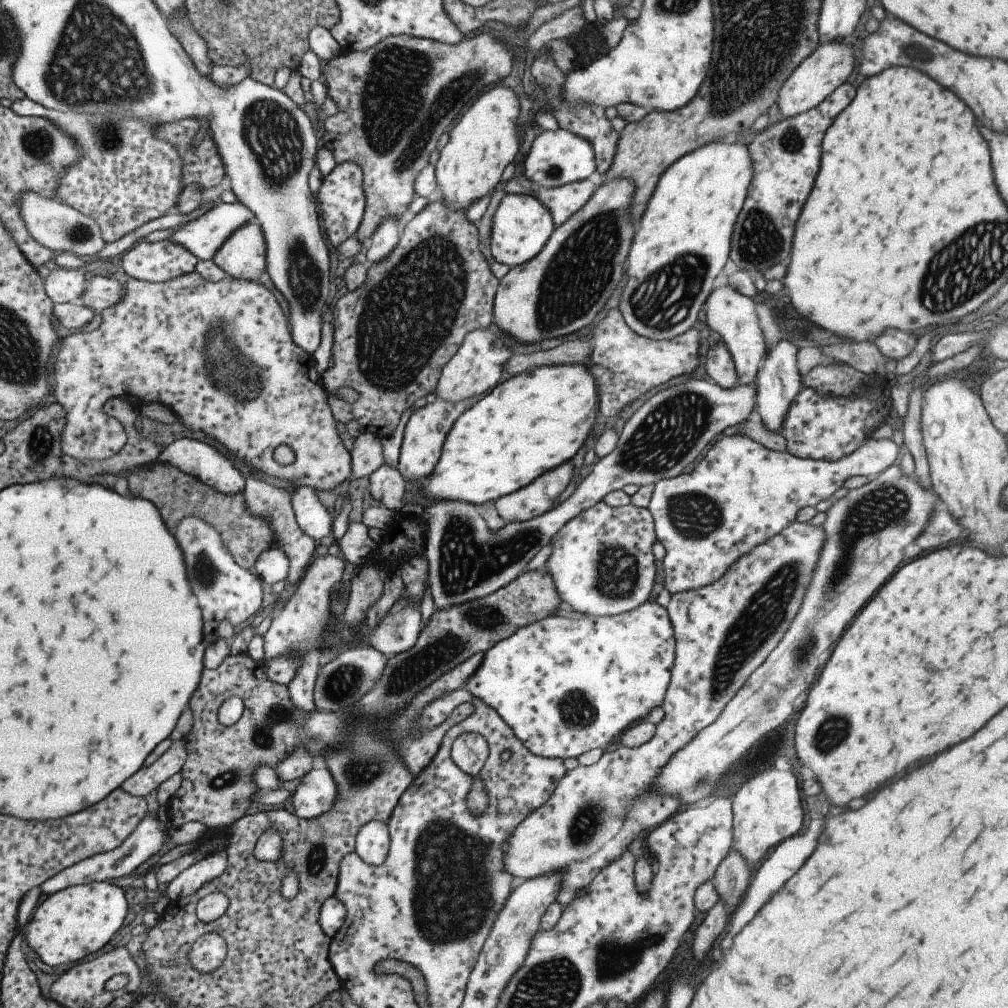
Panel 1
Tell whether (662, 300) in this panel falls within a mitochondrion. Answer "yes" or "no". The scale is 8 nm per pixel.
yes

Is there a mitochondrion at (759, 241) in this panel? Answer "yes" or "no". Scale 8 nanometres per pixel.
yes

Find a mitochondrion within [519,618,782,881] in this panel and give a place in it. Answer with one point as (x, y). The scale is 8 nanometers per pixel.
(586, 824)

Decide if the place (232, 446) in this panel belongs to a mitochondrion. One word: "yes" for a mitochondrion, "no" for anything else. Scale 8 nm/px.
no

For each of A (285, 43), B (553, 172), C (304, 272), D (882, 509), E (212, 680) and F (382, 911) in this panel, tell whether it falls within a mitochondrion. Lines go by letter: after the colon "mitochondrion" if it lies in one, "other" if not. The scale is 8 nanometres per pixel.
A: other
B: mitochondrion
C: mitochondrion
D: mitochondrion
E: other
F: other

